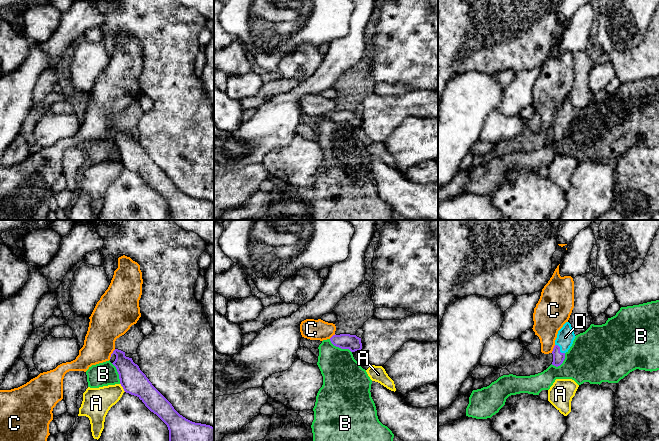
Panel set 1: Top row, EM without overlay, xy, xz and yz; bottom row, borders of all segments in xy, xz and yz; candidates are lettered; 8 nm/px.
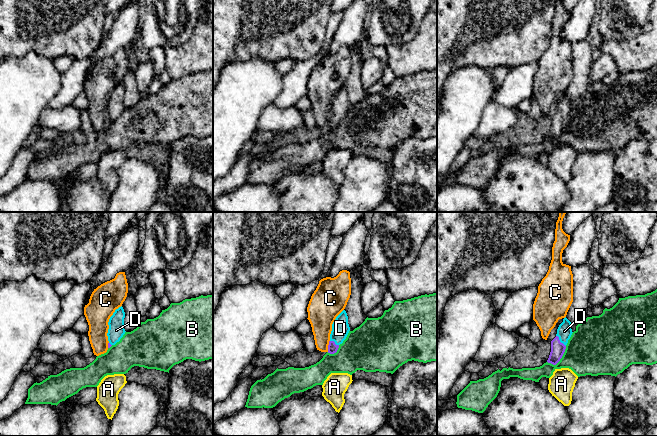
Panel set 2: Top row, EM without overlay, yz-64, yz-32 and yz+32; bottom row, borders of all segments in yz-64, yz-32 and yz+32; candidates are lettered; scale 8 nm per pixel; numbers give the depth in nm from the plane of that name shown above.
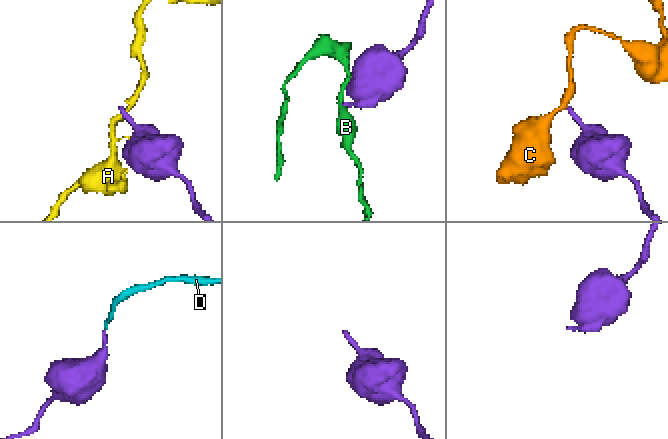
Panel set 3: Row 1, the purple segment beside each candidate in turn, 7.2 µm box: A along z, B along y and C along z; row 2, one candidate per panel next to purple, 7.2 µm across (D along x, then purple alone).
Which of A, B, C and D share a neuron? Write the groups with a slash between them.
A / B / C / D

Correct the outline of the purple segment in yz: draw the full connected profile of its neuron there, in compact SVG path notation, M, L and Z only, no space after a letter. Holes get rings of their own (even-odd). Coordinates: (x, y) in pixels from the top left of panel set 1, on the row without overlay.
M566 98L563 103L558 107L557 114L555 116L555 122L553 124L553 138L552 141L560 142L564 135L565 129L568 128L575 115L574 107L569 98Z

